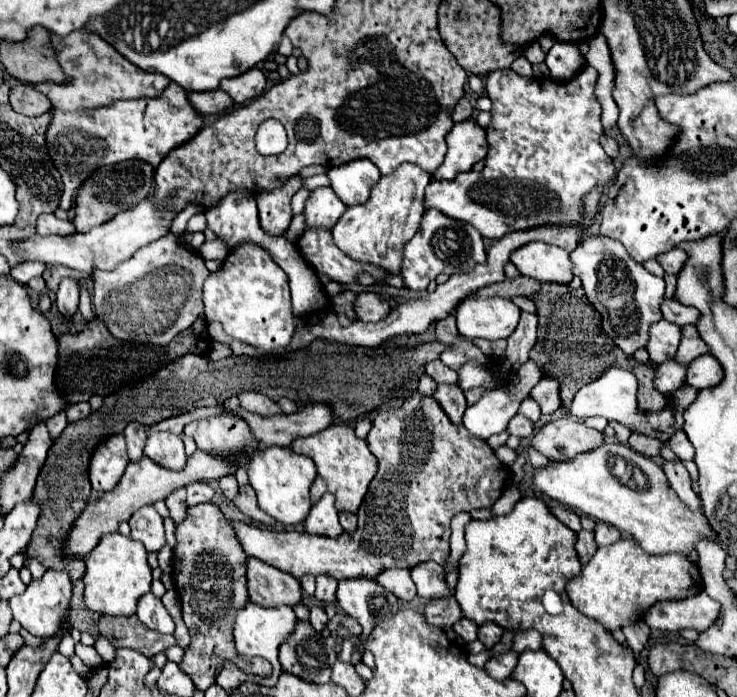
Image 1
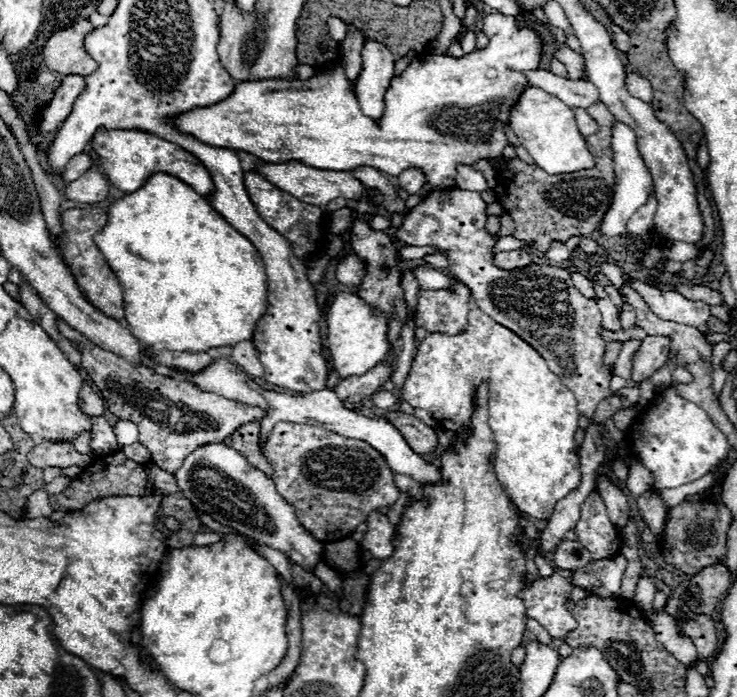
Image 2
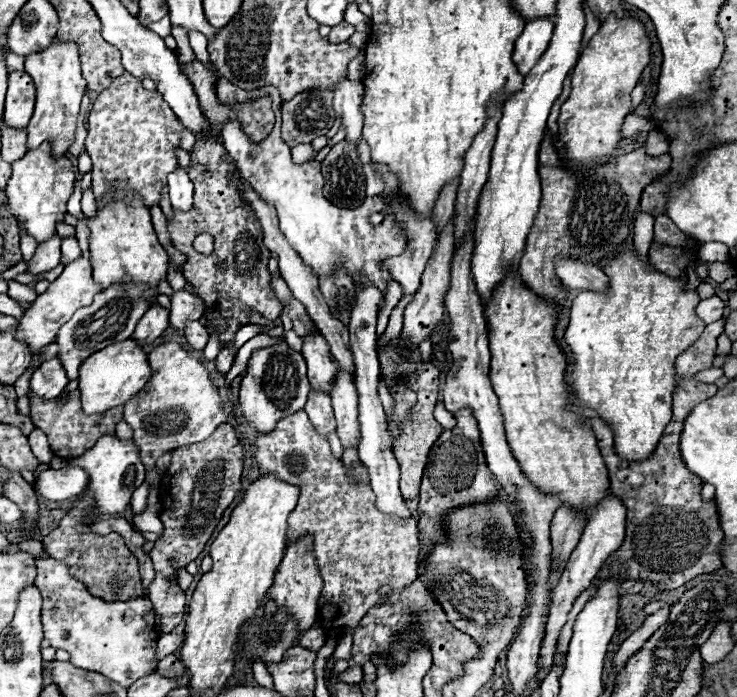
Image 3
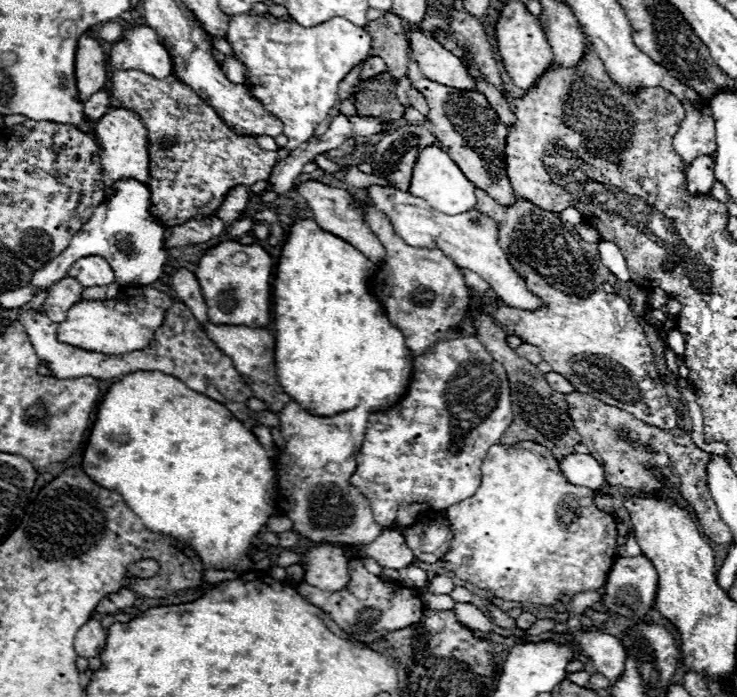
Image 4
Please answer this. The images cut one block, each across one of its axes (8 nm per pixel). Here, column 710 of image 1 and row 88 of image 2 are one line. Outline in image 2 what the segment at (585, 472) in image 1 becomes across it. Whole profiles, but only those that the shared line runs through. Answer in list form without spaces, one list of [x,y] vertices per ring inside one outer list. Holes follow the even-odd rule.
[[[532,86],[530,90],[526,90],[526,94],[522,94],[522,98],[518,100],[518,104],[510,114],[510,128],[518,136],[520,144],[530,152],[536,166],[540,166],[548,174],[568,174],[576,170],[588,170],[594,168],[596,164],[584,136],[578,132],[572,108],[568,108],[556,96],[540,88]]]

